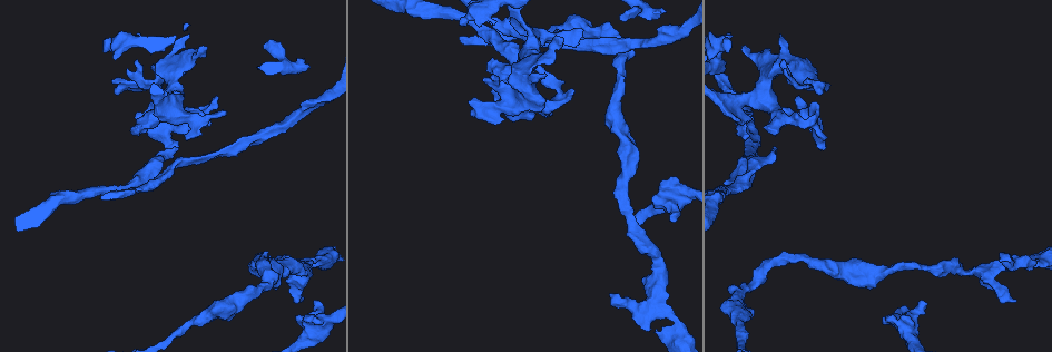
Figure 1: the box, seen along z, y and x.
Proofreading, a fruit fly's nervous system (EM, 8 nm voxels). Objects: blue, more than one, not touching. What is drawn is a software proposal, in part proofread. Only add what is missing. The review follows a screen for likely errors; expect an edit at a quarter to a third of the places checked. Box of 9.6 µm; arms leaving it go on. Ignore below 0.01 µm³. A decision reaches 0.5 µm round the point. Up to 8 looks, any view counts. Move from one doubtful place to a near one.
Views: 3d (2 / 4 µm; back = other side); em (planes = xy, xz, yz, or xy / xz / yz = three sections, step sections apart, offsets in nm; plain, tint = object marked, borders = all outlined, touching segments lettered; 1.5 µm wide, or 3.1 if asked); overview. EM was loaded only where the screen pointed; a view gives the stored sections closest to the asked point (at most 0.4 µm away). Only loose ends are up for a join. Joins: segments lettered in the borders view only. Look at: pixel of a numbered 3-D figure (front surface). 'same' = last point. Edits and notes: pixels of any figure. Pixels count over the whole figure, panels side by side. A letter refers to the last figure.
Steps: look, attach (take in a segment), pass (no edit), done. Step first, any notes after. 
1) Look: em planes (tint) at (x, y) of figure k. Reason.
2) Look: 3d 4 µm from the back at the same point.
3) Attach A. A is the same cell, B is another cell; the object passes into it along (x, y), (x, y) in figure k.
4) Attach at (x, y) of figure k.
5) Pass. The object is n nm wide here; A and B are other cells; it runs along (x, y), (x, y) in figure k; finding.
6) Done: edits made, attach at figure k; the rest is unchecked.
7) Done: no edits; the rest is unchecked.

Look: em planes (borders) at (816, 72) of figure 1.

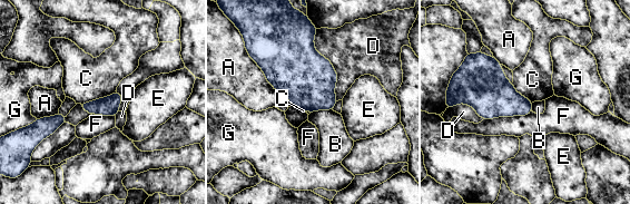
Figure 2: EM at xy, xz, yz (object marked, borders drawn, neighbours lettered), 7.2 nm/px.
Pass. A, B, C, D, E, F and G are other cells; a border runs along (332, 109), (316, 109), (311, 113) in figure 2; none of them fits.

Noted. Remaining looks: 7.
Look: em planes (borders) at (671, 222) of figure 1. Free end.

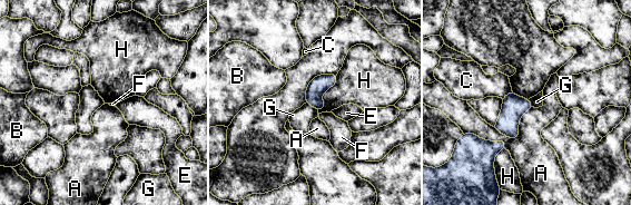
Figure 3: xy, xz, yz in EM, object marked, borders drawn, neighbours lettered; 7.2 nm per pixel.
Pass. A, B, C, E, F, G and H are other cells; a border runs along (306, 101), (317, 110) in figure 3; no lettered segment goes on from it.

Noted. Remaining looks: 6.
Look: 3d 2 µm at (303, 300) of figure 1. Branch stops here.

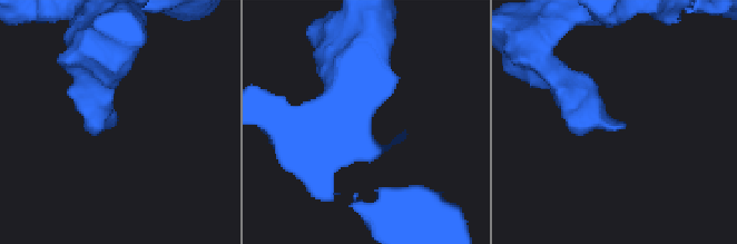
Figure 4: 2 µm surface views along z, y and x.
Look: em xy step 4 (borders) at (112, 119) of figure 4. Now the EM.

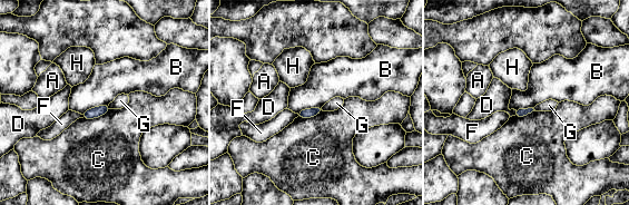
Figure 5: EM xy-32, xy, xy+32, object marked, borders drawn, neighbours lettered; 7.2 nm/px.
Pass. A, B, C, D, F, G and H are other cells; a border runs along (110, 109), (97, 117), (82, 118) in figure 5; none of them fits.

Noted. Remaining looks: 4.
Done: no edits; the rest is unchecked.

